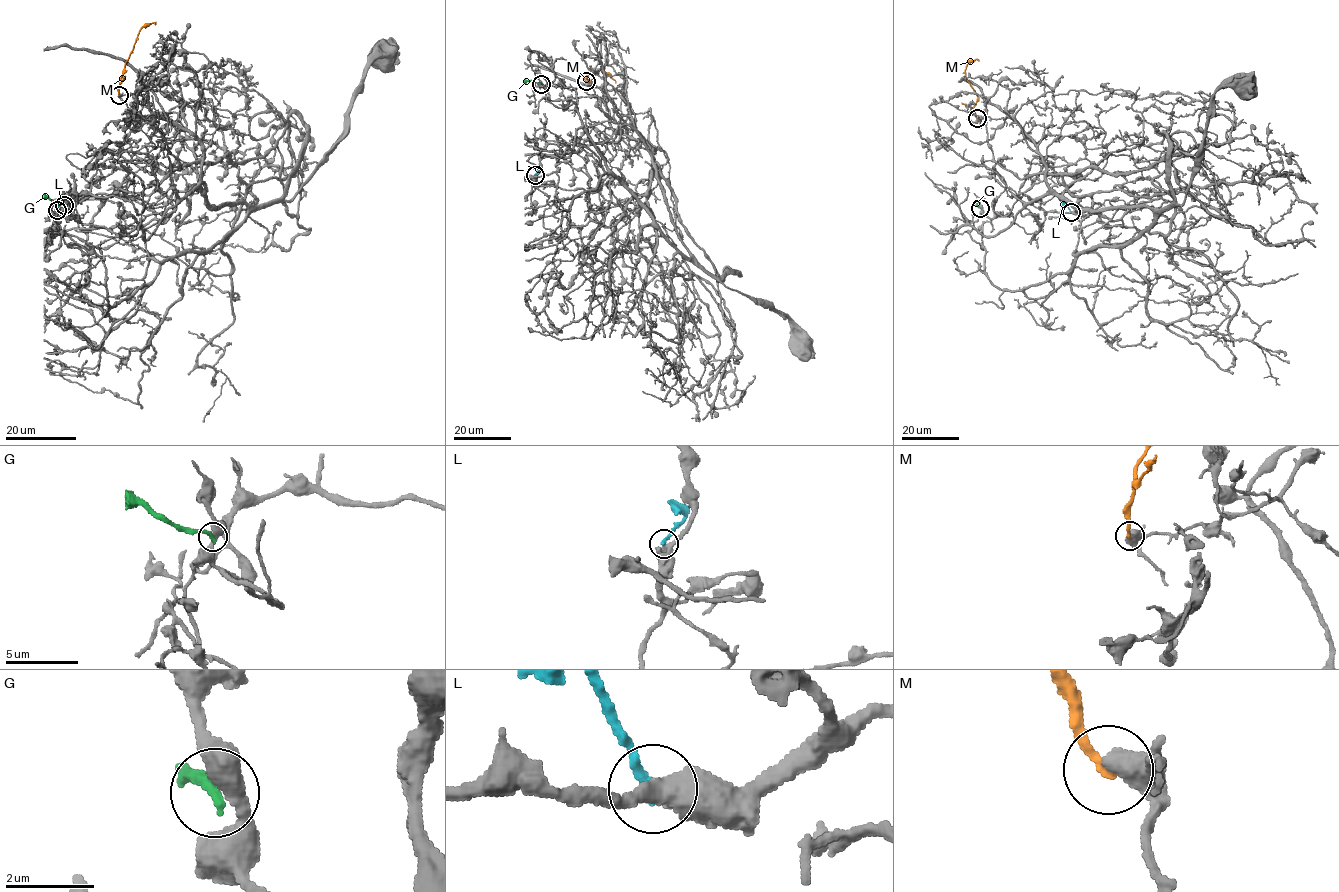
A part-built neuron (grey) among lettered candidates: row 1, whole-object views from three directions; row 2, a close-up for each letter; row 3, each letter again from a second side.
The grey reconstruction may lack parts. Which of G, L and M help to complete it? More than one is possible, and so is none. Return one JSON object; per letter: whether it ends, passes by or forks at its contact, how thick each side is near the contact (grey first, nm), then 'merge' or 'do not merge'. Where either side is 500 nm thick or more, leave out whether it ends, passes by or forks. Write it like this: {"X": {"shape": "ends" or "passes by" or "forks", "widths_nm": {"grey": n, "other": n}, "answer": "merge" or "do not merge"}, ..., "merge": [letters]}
{"G": {"shape": "ends", "widths_nm": {"grey": 460, "other": 300}, "answer": "do not merge"}, "L": {"shape": "ends", "widths_nm": {"grey": 440, "other": 280}, "answer": "do not merge"}, "M": {"widths_nm": {"grey": 550, "other": 240}, "answer": "do not merge"}, "merge": []}

